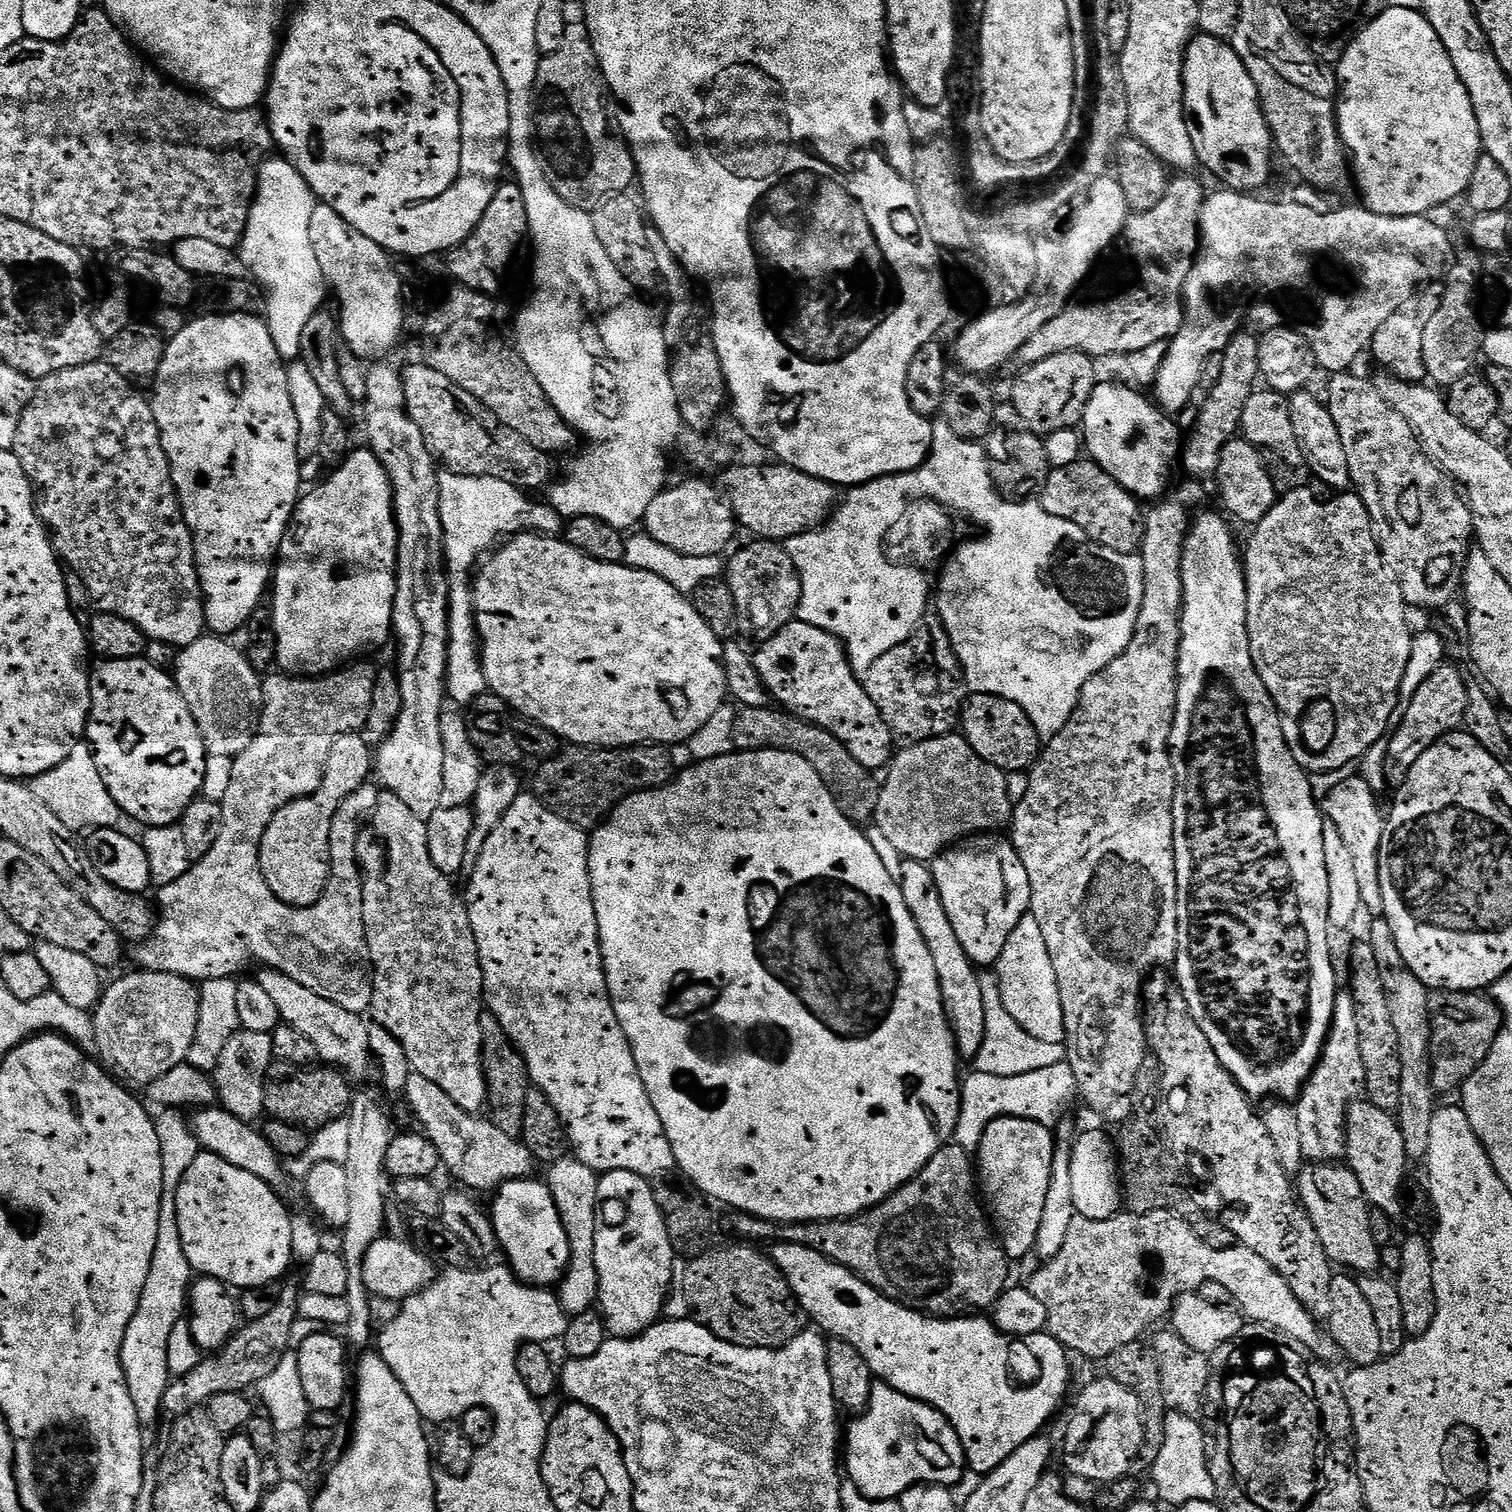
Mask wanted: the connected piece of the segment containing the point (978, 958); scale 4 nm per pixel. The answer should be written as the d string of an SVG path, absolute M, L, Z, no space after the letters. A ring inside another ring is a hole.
M980 834L941 852L930 867L934 882L938 882L938 894L942 894L942 906L950 917L950 926L962 942L962 950L977 966L995 965L1006 942L1018 926L1020 919L1029 915L1032 907L1030 878L1022 858L1016 852L1011 839L999 840L996 834Z

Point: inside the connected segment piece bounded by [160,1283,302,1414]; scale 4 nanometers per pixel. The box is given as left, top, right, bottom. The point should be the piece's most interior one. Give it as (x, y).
(253, 1352)

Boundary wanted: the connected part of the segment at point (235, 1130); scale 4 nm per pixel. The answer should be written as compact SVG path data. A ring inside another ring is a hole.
M222 1106L201 1107L191 1117L190 1123L203 1151L218 1154L220 1158L226 1158L226 1162L234 1162L234 1166L238 1166L240 1170L250 1170L250 1174L262 1178L262 1182L266 1182L271 1188L283 1189L284 1180L286 1181L285 1165L259 1127L242 1118L234 1118L234 1114L230 1114Z

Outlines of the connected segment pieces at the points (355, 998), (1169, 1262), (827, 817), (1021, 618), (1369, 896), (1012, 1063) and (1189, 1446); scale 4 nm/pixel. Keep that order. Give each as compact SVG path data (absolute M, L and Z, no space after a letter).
M353 663L326 676L301 678L291 674L269 675L263 681L264 711L260 714L260 726L256 736L246 746L241 756L232 761L230 787L222 801L222 834L214 842L214 850L195 861L182 878L163 885L160 892L158 919L152 935L135 945L136 960L145 972L169 972L185 976L193 982L226 980L241 975L240 971L251 960L257 960L264 968L275 968L277 972L302 982L306 990L322 994L330 1002L351 1012L367 1013L372 1006L372 960L368 957L368 943L364 929L364 885L358 863L360 833L366 818L371 817L381 794L375 783L363 784L334 814L332 819L332 841L330 858L332 876L323 898L309 908L290 908L266 886L266 878L260 869L260 847L266 826L292 800L310 796L322 786L326 770L326 758L334 742L342 734L360 732L368 723L370 702L374 694L377 669L368 664Z
M1169 1210L1166 1212L1148 1212L1140 1216L1137 1212L1121 1211L1105 1220L1091 1220L1085 1216L1076 1216L1070 1222L1070 1234L1066 1234L1066 1246L1058 1250L1052 1260L1045 1260L1041 1268L1032 1276L1032 1293L1046 1306L1048 1314L1047 1331L1063 1344L1069 1353L1077 1352L1080 1356L1089 1356L1092 1360L1103 1361L1118 1346L1135 1344L1151 1324L1167 1317L1172 1305L1179 1296L1188 1292L1200 1292L1203 1284L1221 1284L1238 1305L1239 1311L1253 1324L1263 1324L1273 1328L1281 1336L1289 1336L1302 1346L1306 1346L1315 1356L1329 1358L1338 1348L1331 1335L1322 1329L1321 1321L1298 1302L1298 1294L1290 1288L1290 1282L1266 1262L1266 1258L1254 1254L1254 1250L1243 1246L1214 1250L1198 1238L1185 1217Z
M737 750L729 756L692 762L689 765L685 772L684 769L677 771L671 784L663 784L660 788L647 788L645 792L633 792L625 798L617 808L612 809L604 823L594 829L588 842L592 897L594 910L598 914L602 962L608 993L612 996L614 1014L618 1014L618 1022L630 1042L634 1062L638 1062L638 1074L642 1074L642 1082L646 1086L646 1094L650 1094L650 1102L654 1102L658 1118L662 1118L666 1138L670 1138L670 1150L674 1150L676 1168L684 1171L689 1176L687 1179L709 1201L717 1200L720 1204L729 1204L736 1212L748 1212L751 1216L773 1221L780 1226L801 1224L811 1220L846 1220L850 1216L858 1216L876 1204L881 1204L903 1184L913 1180L924 1169L926 1162L930 1162L930 1158L934 1158L934 1154L938 1154L938 1150L956 1135L962 1071L960 1072L959 1066L956 1065L956 1037L953 1036L952 1027L948 1024L948 1015L944 1009L942 990L938 982L938 970L934 970L934 958L930 958L930 950L906 906L906 898L902 898L897 877L888 872L886 866L882 866L882 858L878 858L878 850L874 850L867 835L851 820L845 818L832 792L822 782L818 770L814 770L814 766L806 762L806 758L782 750Z
M940 422L933 427L932 446L933 449L928 459L920 468L915 468L913 472L883 476L865 484L849 487L847 489L848 497L845 500L843 497L839 501L836 511L832 513L827 524L817 528L814 532L807 532L786 541L788 553L798 570L802 586L798 619L810 626L818 626L832 636L837 636L847 651L852 669L857 674L867 673L868 669L874 666L874 662L878 658L882 658L882 654L886 654L897 648L902 642L906 642L922 620L922 615L920 616L921 569L916 566L905 566L903 563L892 564L887 560L883 554L880 536L884 536L884 528L888 528L888 524L898 522L902 510L905 509L904 502L908 496L914 498L928 496L948 501L948 504L956 505L956 508L963 508L965 512L971 512L971 519L980 523L988 535L988 540L984 540L984 544L974 546L970 546L966 542L961 544L952 559L947 561L942 568L944 577L940 580L940 600L944 605L941 606L938 616L952 640L952 652L955 659L963 671L964 668L968 671L968 680L976 687L977 693L989 698L1008 700L1015 707L1021 708L1028 715L1030 722L1036 728L1036 733L1041 738L1056 736L1071 718L1073 708L1080 703L1080 691L1086 686L1086 682L1090 682L1090 678L1094 678L1094 674L1098 674L1106 666L1110 666L1110 662L1114 662L1114 658L1121 656L1132 645L1132 639L1136 633L1136 621L1140 618L1140 607L1144 602L1144 564L1139 555L1127 556L1118 550L1110 550L1110 546L1102 546L1098 542L1089 540L1083 530L1074 526L1074 522L1050 514L1038 502L1017 502L1015 499L1006 498L1004 493L997 488L996 483L992 481L992 465L983 443L966 441L958 434L954 434L950 425Z
M1358 774L1354 778L1348 778L1344 782L1330 792L1322 800L1322 812L1325 819L1338 830L1342 836L1342 840L1346 843L1346 848L1353 855L1354 867L1357 868L1357 881L1361 889L1362 906L1366 912L1370 912L1370 916L1374 918L1383 917L1385 912L1385 902L1382 897L1381 878L1378 873L1378 858L1380 857L1381 838L1384 833L1385 817L1381 808L1378 806L1378 800L1374 794L1373 788L1369 782Z
M985 971L981 975L980 985L982 986L982 1004L986 1006L986 1034L980 1052L974 1057L975 1071L1014 1078L1014 1074L1031 1074L1034 1070L1047 1070L1049 1066L1058 1066L1067 1061L1068 1050L1064 1044L1038 1042L1038 1038L1034 1038L1034 1034L1026 1034L1026 1030L1022 1030L1022 1026L1018 1026L1018 1022L1014 1022L1014 1018L1010 1018L1010 1010L1006 1010L1006 1006L1002 1002L1000 980L996 977L995 971Z
M1169 1411L1164 1417L1162 1454L1158 1454L1156 1465L1150 1469L1150 1476L1156 1483L1161 1498L1173 1506L1195 1500L1217 1499L1216 1483L1210 1467L1210 1452L1206 1447L1206 1440L1204 1444L1204 1432L1200 1429L1200 1422L1199 1419L1173 1411Z

